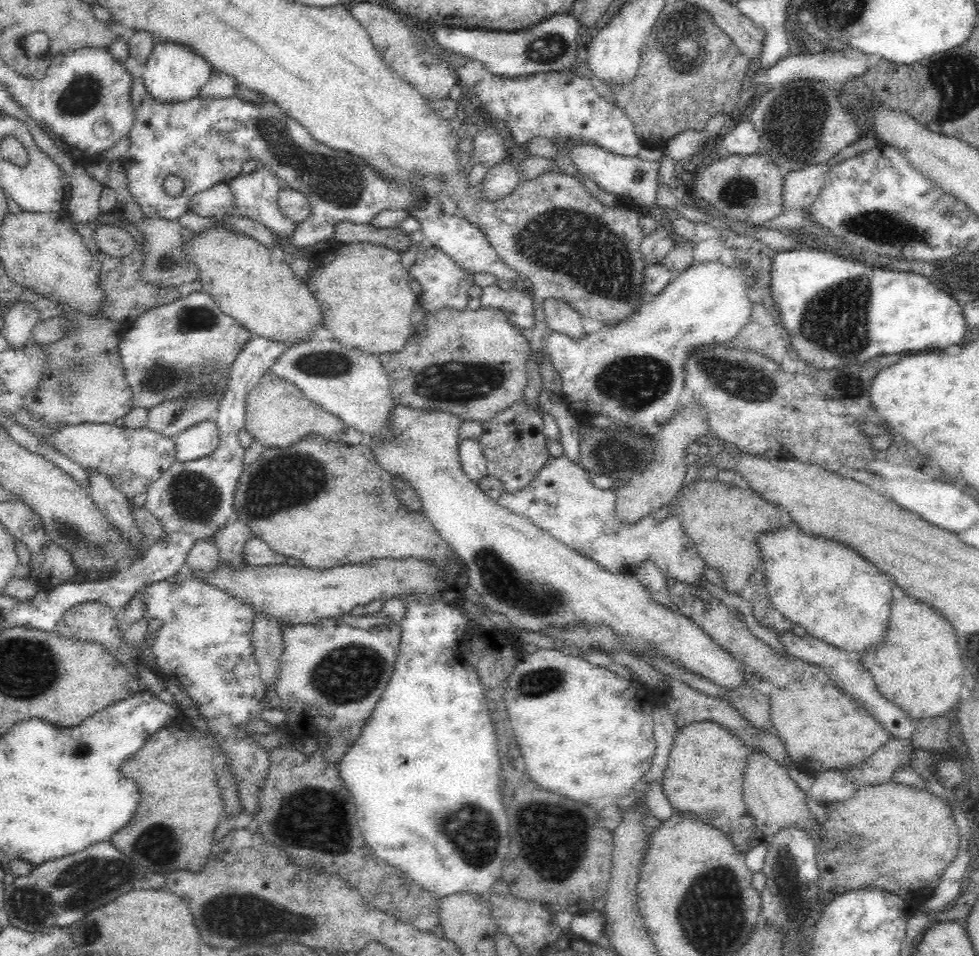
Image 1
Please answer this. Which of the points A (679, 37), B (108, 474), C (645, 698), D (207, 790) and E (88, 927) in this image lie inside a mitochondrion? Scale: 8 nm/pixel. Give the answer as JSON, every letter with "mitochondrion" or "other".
{"A":"mitochondrion","B":"other","C":"other","D":"other","E":"mitochondrion"}

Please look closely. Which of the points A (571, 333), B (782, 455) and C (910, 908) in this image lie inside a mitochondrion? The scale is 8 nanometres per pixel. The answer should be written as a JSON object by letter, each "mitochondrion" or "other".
{"A":"other","B":"other","C":"other"}

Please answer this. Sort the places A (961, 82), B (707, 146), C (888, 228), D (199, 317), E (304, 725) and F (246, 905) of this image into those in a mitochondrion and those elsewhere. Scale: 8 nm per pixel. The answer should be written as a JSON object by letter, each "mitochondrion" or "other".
{"A":"mitochondrion","B":"other","C":"mitochondrion","D":"mitochondrion","E":"other","F":"mitochondrion"}

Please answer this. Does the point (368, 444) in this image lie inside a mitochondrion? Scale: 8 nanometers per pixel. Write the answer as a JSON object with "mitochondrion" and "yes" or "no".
{"mitochondrion":"no"}

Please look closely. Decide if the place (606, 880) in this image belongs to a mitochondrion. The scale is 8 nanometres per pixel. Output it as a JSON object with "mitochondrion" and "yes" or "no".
{"mitochondrion":"no"}

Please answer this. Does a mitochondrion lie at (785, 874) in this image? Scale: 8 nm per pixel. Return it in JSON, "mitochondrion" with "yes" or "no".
{"mitochondrion":"yes"}

